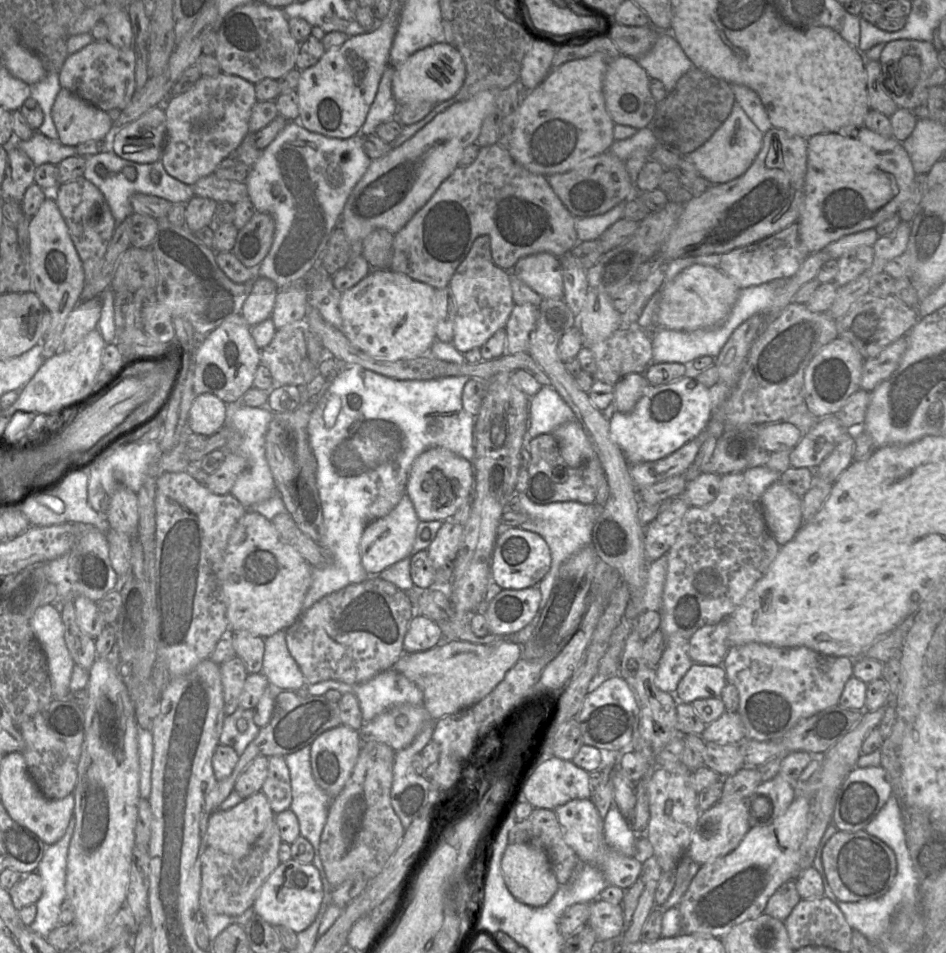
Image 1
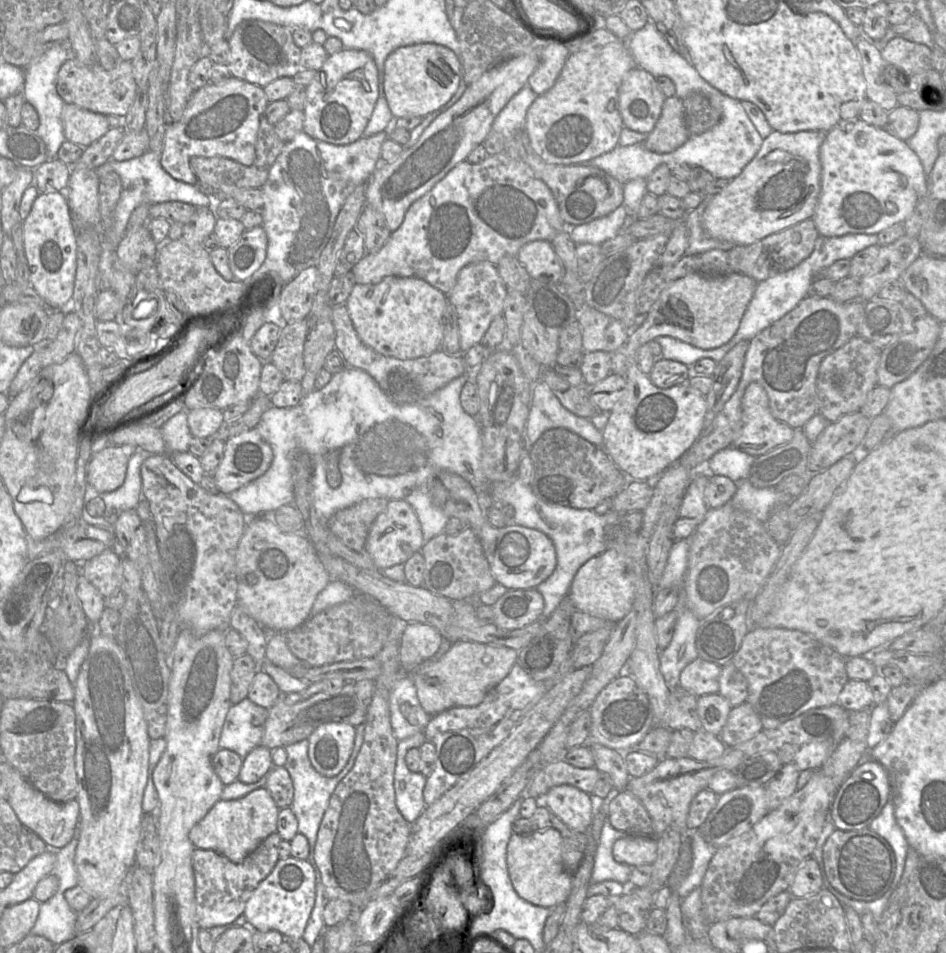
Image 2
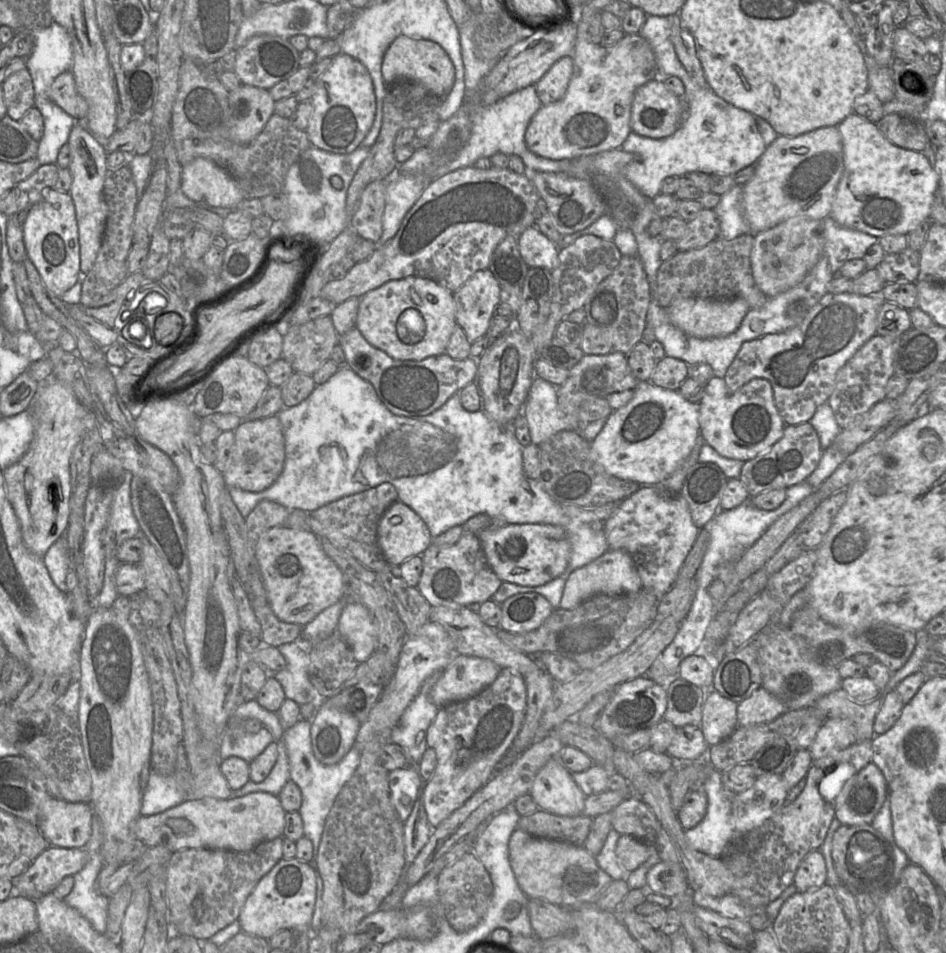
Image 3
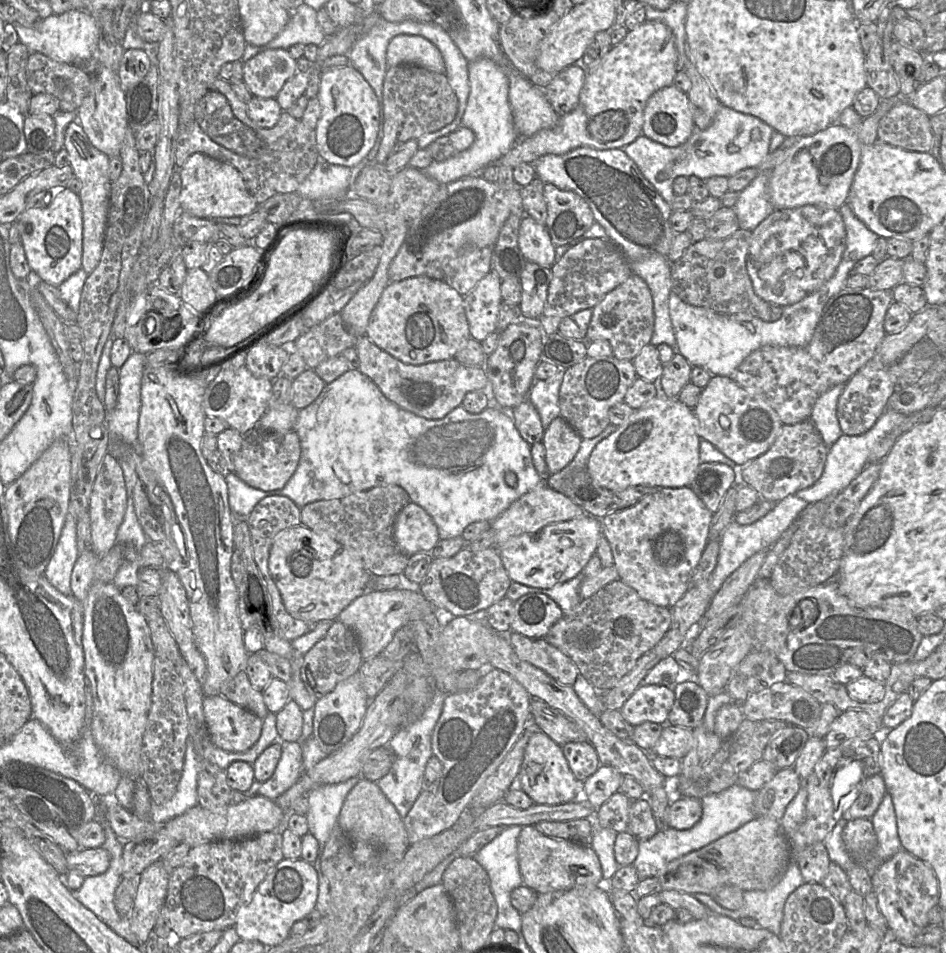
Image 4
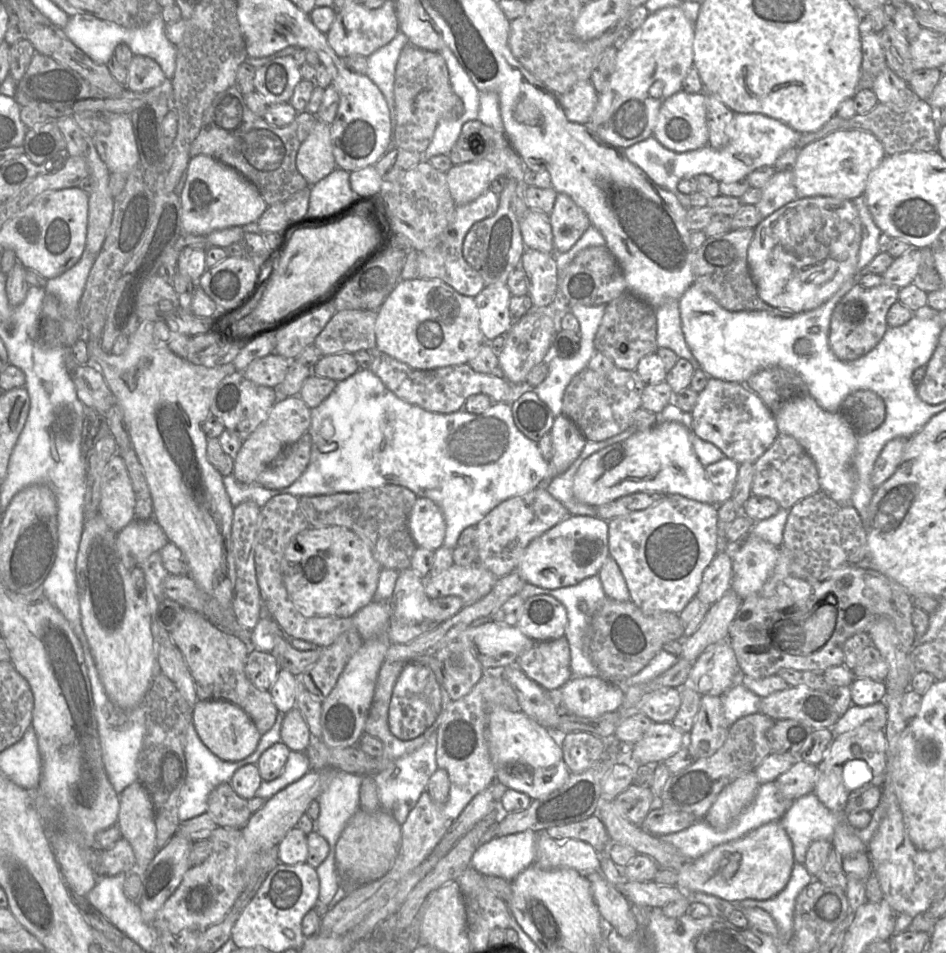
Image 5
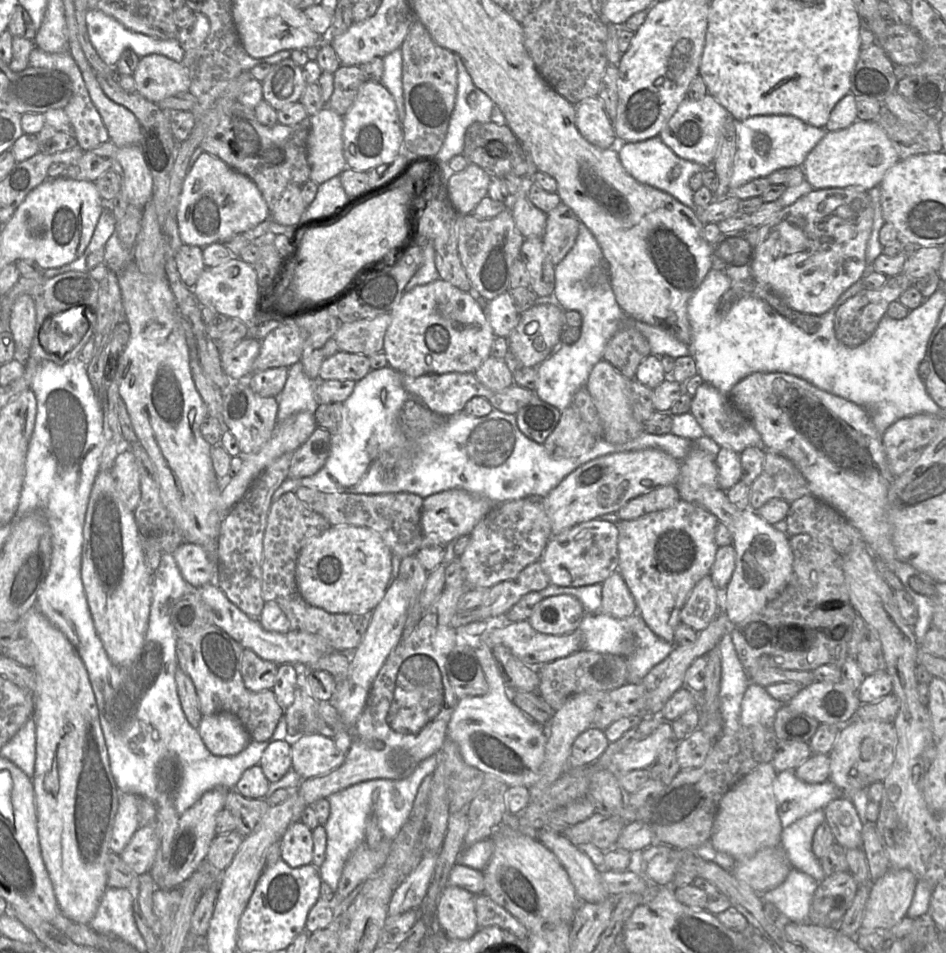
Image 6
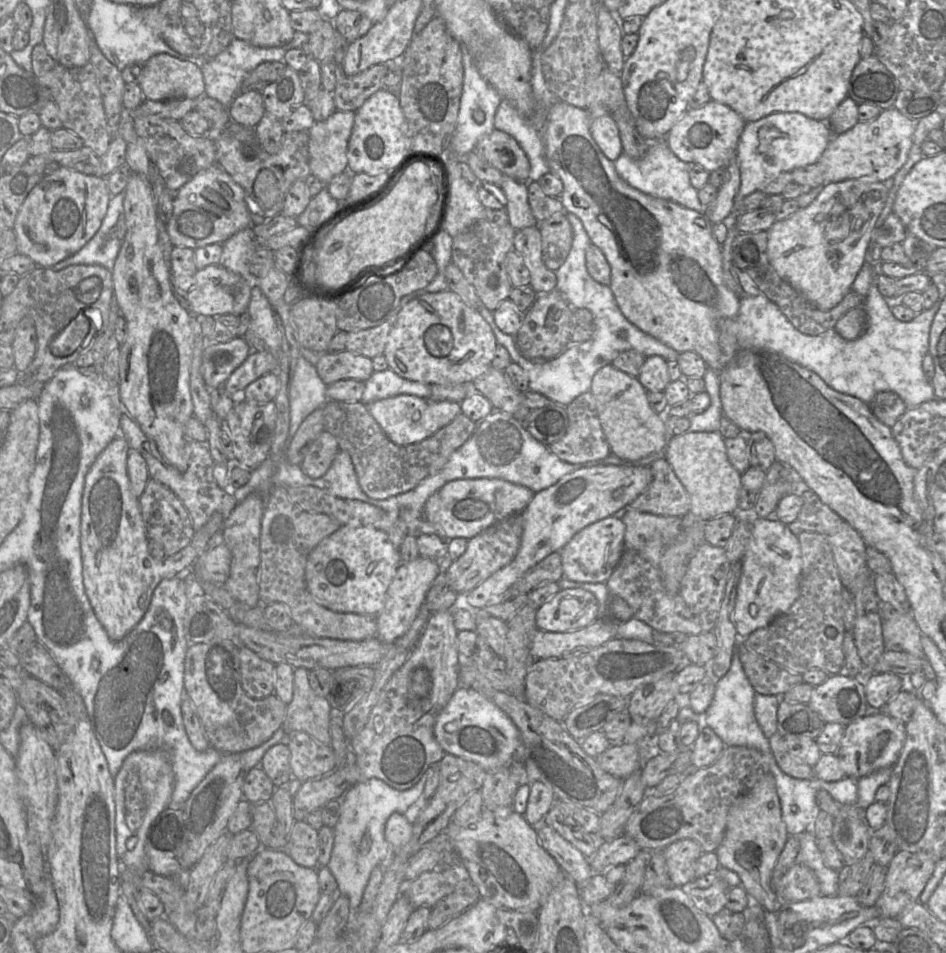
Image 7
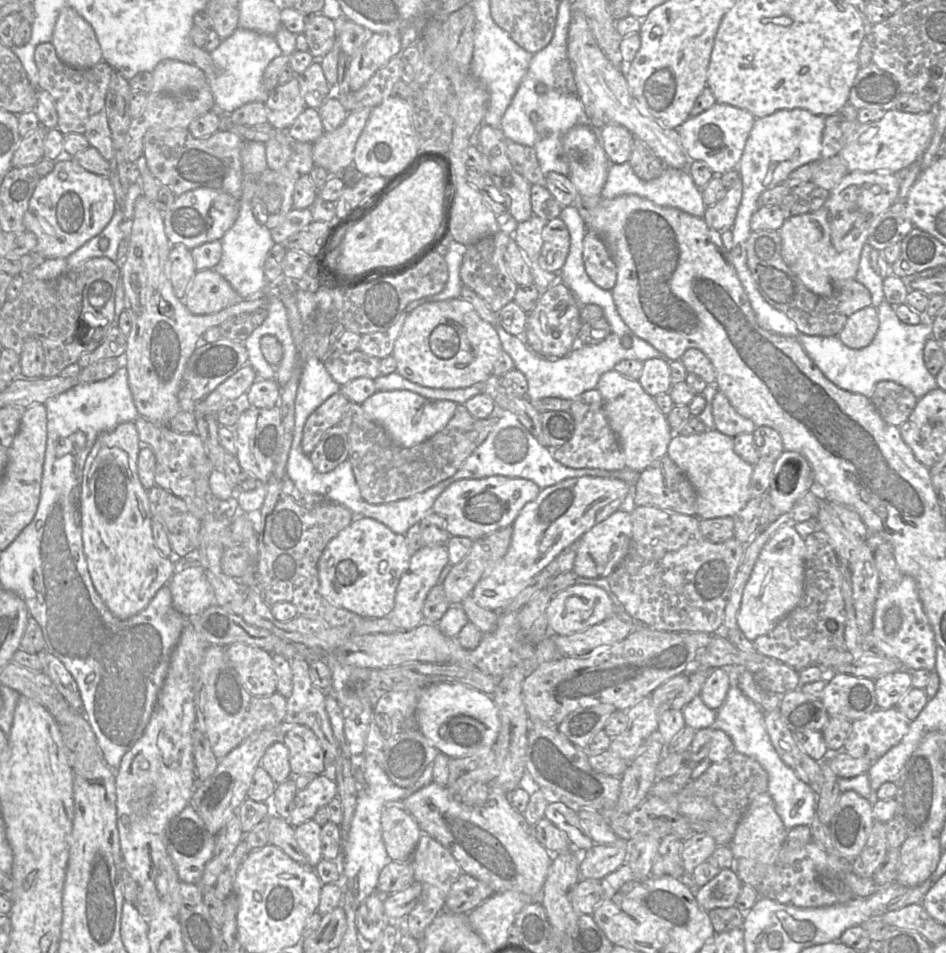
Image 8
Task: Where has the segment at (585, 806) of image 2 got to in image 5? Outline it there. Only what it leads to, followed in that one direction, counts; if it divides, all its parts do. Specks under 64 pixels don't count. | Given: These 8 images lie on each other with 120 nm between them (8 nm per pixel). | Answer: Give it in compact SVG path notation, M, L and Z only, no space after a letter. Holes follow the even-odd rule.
M502 705L493 706L488 714L486 736L495 769L495 780L506 788L526 793L532 800L543 798L561 787L571 773L564 761L560 739L554 738L546 727L528 717L521 710L514 712Z

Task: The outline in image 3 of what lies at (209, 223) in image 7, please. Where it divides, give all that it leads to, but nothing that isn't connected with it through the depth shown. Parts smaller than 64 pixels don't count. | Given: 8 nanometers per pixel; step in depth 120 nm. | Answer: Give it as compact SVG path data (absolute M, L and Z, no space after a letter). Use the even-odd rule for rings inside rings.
M203 157L183 167L181 190L190 200L214 207L236 209L244 199L230 173Z

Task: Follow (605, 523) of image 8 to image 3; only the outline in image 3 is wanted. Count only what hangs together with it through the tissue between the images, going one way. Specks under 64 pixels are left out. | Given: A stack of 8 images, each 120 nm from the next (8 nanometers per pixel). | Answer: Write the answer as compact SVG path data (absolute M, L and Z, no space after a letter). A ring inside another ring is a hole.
M506 524L497 530L482 530L478 537L491 568L502 582L522 586L540 586L560 576L571 555L567 532L557 525Z

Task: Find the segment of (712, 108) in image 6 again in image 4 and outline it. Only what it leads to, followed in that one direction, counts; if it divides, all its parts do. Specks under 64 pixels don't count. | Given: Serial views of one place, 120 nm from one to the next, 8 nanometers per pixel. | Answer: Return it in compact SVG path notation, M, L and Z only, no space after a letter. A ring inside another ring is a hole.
M674 85L659 89L651 95L644 108L642 134L668 147L685 143L695 130L692 103L687 93Z

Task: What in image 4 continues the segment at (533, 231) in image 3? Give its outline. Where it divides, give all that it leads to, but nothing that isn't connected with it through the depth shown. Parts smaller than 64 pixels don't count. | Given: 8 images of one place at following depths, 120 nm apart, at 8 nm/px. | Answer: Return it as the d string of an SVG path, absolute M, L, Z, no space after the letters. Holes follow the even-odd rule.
M524 215L519 228L519 248L527 261L544 267L555 263L556 246L545 225L536 222L531 216Z

